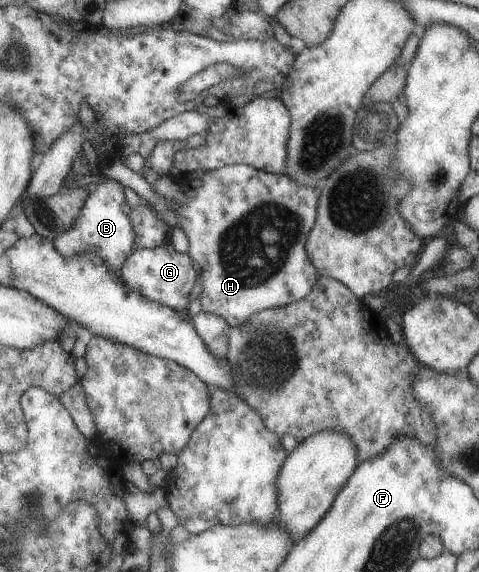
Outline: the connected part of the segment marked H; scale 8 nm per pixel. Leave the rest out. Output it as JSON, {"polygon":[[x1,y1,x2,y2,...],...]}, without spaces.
{"polygon":[[231,164,203,172,201,177,179,185,187,198,184,205,165,200,175,214,176,225,188,241,186,254,199,269,201,293,197,299,201,312,222,317,236,328,250,316,263,310,281,308,301,300,318,280,318,273,304,252,306,235,314,224,318,204,318,188,296,184,288,175,270,174,247,164]]}

